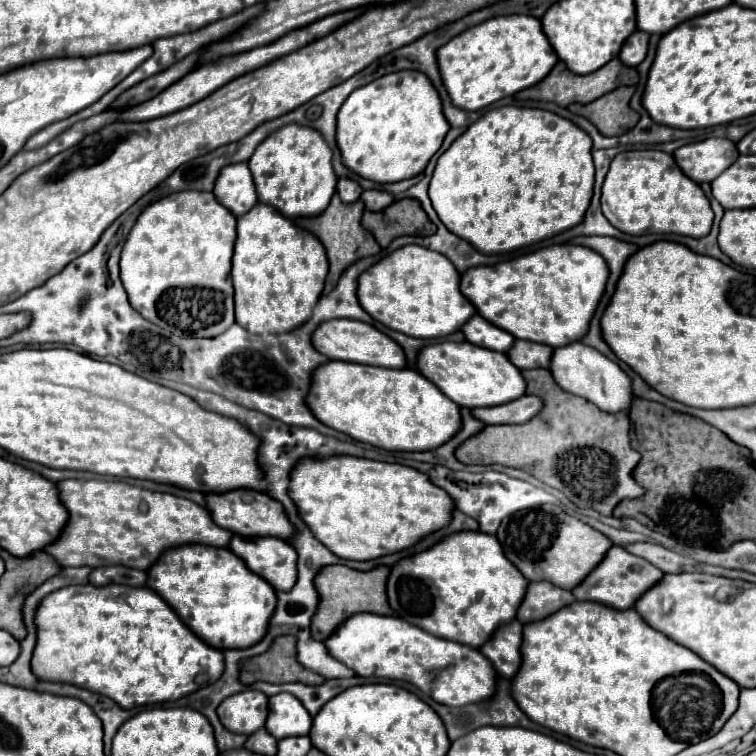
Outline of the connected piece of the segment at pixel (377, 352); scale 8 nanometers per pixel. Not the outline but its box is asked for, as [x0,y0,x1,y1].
[313,320,407,368]

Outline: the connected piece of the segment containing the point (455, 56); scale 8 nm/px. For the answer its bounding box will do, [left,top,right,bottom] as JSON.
[437,14,557,112]

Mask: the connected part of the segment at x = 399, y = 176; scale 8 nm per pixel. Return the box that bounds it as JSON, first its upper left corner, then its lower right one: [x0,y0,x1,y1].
[337,70,449,184]

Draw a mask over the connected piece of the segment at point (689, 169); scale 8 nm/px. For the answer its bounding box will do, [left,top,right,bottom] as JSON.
[673,138,739,184]

